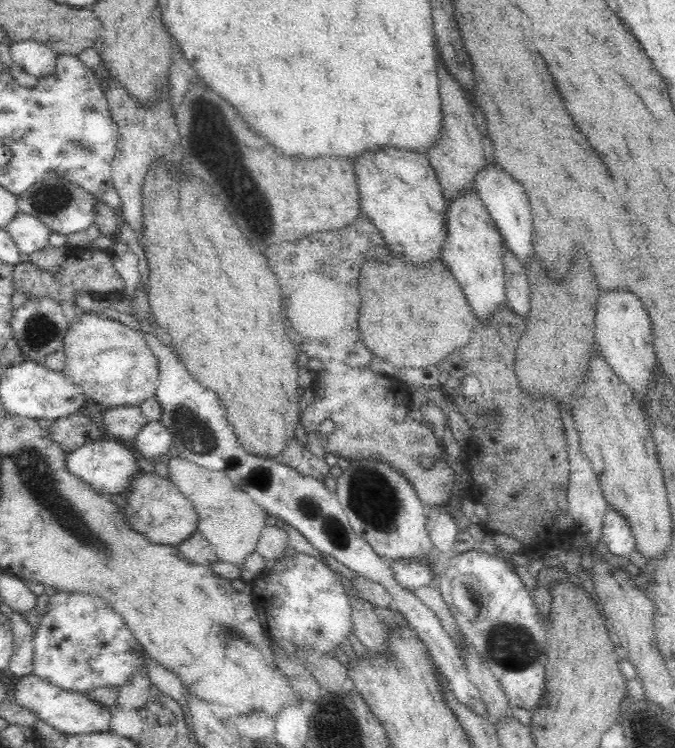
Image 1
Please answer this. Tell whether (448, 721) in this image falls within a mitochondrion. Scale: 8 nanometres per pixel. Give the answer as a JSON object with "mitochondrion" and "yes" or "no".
{"mitochondrion":"no"}

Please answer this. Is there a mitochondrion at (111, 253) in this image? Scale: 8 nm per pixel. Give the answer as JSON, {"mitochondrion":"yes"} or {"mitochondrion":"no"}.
{"mitochondrion":"no"}

